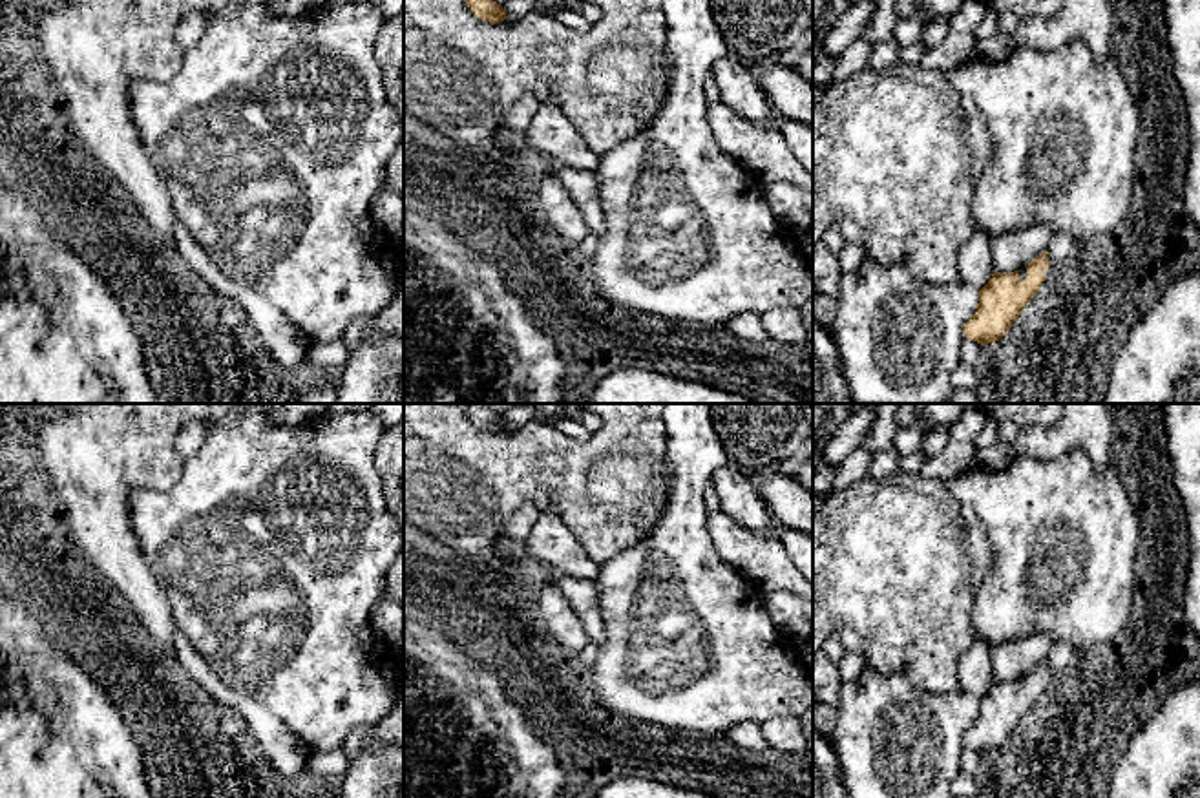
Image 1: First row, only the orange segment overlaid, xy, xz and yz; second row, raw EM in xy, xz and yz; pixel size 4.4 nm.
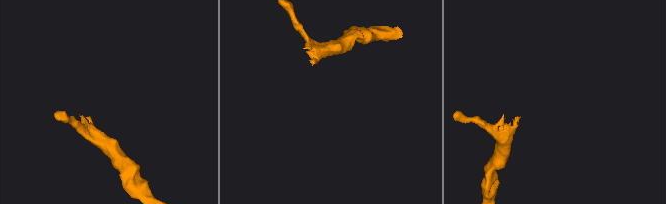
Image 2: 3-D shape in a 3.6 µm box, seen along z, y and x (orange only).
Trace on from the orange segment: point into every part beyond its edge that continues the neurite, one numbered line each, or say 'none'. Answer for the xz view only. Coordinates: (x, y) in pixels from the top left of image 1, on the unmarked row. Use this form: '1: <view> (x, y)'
none

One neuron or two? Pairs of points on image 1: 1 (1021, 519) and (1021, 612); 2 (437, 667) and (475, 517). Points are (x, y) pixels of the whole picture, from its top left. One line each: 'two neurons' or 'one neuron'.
1: one neuron
2: two neurons

